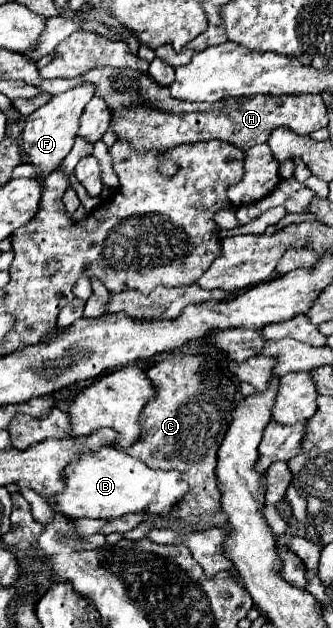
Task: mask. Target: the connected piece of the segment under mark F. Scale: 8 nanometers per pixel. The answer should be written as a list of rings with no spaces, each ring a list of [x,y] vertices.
[[[80,84],[68,92],[54,96],[48,104],[44,104],[42,108],[38,108],[26,118],[24,132],[22,132],[22,140],[24,140],[22,150],[28,156],[26,162],[34,166],[36,178],[46,178],[48,174],[52,174],[62,164],[62,160],[68,156],[76,140],[78,120],[82,116],[84,106],[90,100],[92,100],[92,84]]]

